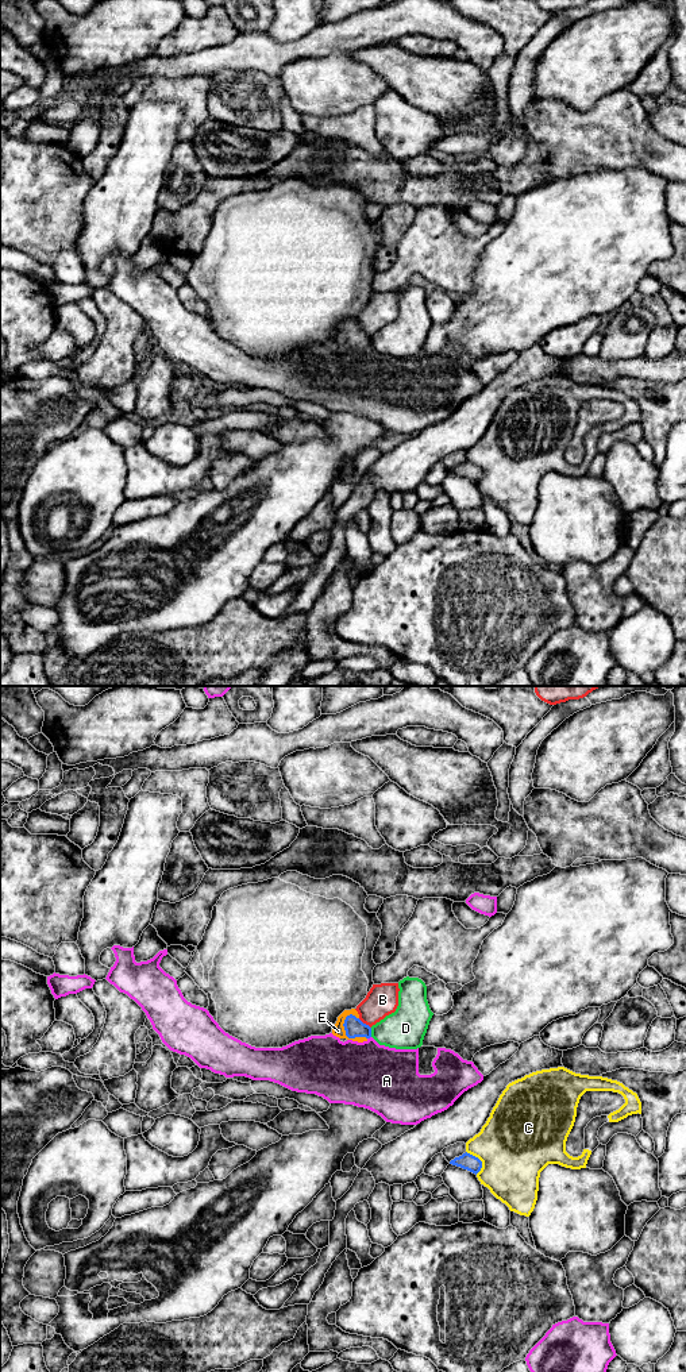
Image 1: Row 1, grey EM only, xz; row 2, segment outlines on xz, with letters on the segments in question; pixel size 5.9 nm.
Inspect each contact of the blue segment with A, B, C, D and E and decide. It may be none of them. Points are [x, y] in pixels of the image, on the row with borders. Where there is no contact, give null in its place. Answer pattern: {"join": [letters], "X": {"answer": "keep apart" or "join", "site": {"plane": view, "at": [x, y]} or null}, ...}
{"join": ["E"], "A": {"answer": "keep apart", "site": {"plane": "xz", "at": [369, 1037]}}, "B": {"answer": "keep apart", "site": {"plane": "xz", "at": [365, 1024]}}, "C": {"answer": "keep apart", "site": {"plane": "xz", "at": [480, 1160]}}, "D": {"answer": "keep apart", "site": {"plane": "xz", "at": [370, 1032]}}, "E": {"answer": "join", "site": {"plane": "xz", "at": [346, 1035]}}}

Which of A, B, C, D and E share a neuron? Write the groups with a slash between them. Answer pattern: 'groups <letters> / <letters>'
groups A / B / C / D / E

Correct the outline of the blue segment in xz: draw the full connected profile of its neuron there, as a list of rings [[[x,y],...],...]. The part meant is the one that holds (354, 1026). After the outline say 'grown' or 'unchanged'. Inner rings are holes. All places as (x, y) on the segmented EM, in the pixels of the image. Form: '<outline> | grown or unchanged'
[[[355,1009],[344,1010],[332,1028],[332,1034],[339,1038],[347,1038],[358,1043],[367,1041],[371,1037],[371,1028],[359,1020]]] | grown

